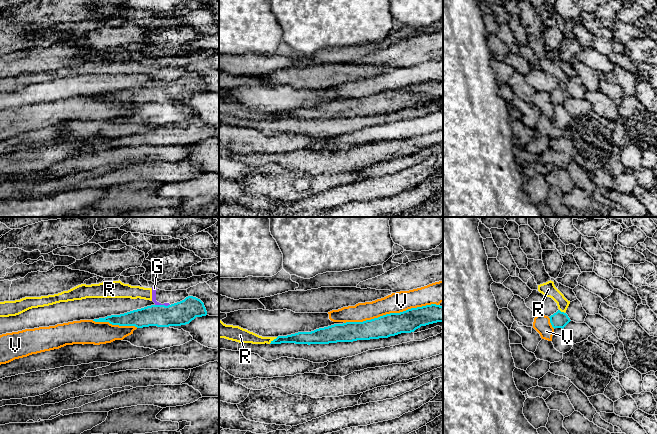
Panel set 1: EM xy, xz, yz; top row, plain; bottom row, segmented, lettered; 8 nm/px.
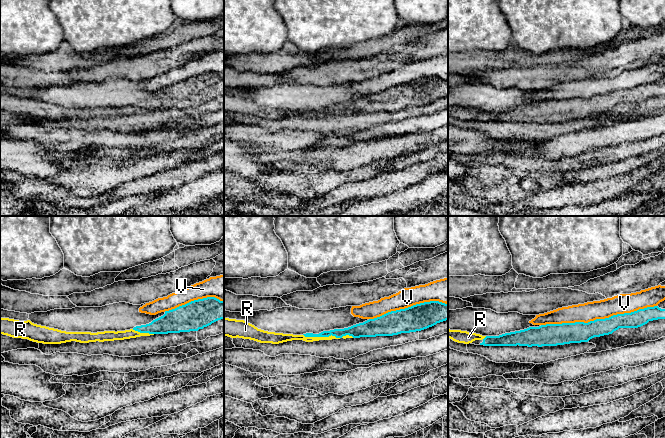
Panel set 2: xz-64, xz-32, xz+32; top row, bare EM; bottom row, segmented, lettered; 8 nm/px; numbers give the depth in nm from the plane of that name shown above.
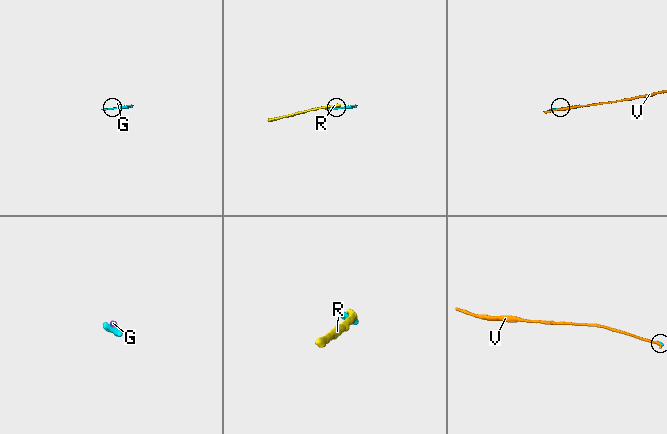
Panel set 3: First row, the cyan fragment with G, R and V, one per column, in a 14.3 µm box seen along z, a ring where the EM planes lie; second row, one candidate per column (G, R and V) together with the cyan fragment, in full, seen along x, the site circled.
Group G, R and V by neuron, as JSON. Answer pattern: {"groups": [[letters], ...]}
{"groups": [["G", "R"], ["V"]]}

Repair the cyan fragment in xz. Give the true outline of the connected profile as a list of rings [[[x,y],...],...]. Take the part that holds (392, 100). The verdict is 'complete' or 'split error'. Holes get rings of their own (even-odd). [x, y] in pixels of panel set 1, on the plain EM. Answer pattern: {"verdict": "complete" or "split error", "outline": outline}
{"verdict": "complete", "outline": [[[431,80],[411,84],[400,89],[390,89],[363,98],[346,98],[319,104],[311,108],[298,108],[278,112],[270,120],[329,120],[388,114],[401,109],[411,109],[421,102],[443,98],[443,82]]]}

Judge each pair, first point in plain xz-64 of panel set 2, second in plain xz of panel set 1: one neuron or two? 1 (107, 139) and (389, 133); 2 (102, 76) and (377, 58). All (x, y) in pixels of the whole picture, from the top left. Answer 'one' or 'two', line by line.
1: two
2: two

